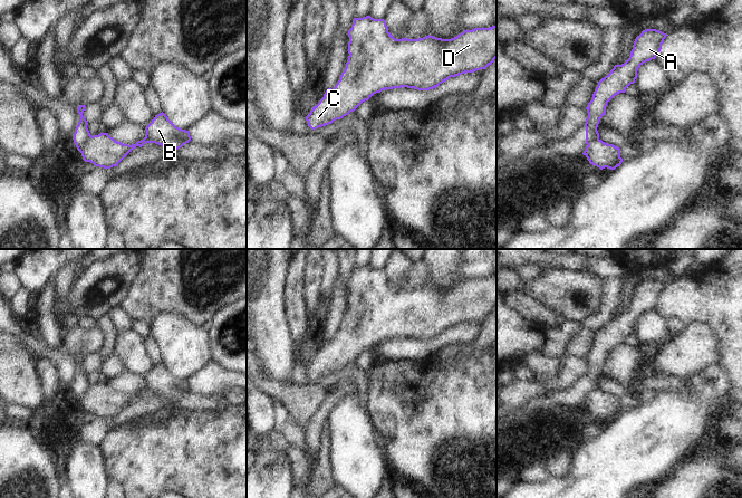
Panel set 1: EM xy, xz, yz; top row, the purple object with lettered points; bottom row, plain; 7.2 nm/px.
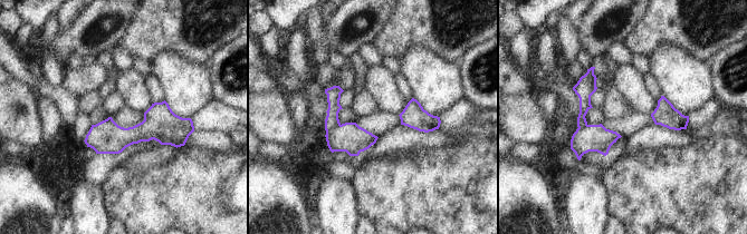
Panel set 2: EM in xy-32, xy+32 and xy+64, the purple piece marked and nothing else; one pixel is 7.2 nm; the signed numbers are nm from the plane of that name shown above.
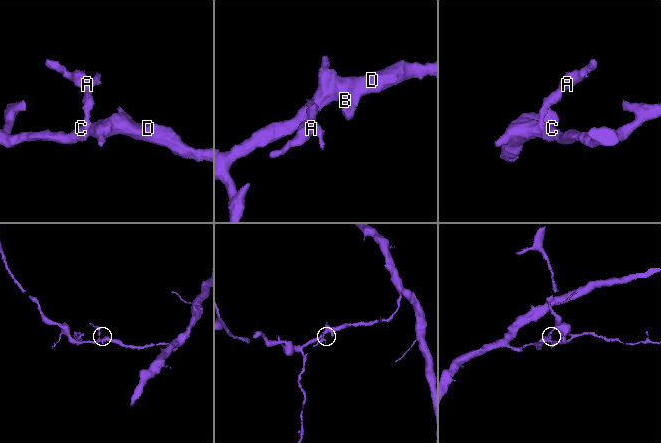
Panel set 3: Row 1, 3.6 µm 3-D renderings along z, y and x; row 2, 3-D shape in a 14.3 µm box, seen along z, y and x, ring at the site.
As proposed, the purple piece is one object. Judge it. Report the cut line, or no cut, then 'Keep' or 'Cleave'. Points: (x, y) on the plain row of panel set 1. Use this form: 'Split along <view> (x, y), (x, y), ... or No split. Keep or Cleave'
Split along xy (92, 386), (79, 401). Cleave.

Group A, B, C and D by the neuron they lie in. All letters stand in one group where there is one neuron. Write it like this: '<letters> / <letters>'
A / B C D

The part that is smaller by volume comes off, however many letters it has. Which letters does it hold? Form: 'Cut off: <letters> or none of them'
Cut off: A

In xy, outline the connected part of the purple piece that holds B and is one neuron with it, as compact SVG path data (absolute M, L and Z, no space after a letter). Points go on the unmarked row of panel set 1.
M163 362L155 365L145 381L145 387L132 395L115 391L108 383L93 385L79 402L85 412L110 419L117 416L136 396L142 398L146 393L155 393L171 400L177 400L191 391L190 381L176 377Z

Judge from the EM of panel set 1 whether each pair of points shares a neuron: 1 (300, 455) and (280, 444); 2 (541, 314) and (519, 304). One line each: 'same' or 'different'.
1: same
2: same

